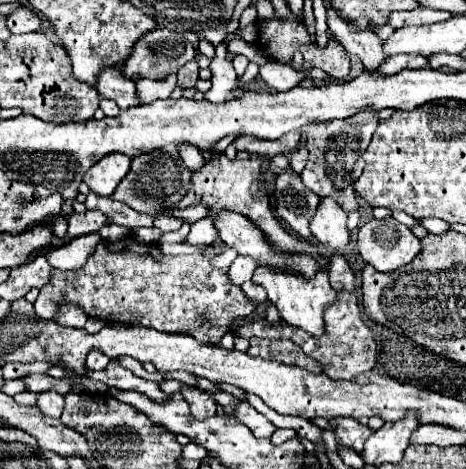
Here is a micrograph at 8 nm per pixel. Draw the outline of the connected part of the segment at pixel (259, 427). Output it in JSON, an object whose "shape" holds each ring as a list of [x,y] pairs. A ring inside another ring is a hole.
{"shape":[[[250,404],[238,406],[238,410],[236,410],[234,414],[236,414],[238,420],[242,420],[242,422],[252,430],[252,434],[258,436],[258,438],[270,438],[270,436],[274,434],[274,430],[276,430],[276,426],[274,426],[266,416],[262,416],[256,408],[252,408]]]}

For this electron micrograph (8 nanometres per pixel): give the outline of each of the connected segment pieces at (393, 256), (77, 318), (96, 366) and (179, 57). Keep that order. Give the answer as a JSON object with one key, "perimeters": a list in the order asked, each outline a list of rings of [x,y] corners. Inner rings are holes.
{"perimeters":[[[[386,216],[382,220],[372,218],[358,232],[358,252],[362,260],[366,264],[372,264],[378,272],[392,272],[414,260],[414,256],[420,252],[420,240],[410,232],[408,226],[396,222],[392,216]]],[[[64,304],[52,320],[64,327],[84,328],[88,316],[77,305]]],[[[90,352],[86,358],[88,370],[104,370],[108,362],[110,362],[110,358],[106,358],[102,352]]],[[[156,28],[134,46],[132,56],[124,64],[124,74],[132,80],[164,80],[168,74],[178,72],[180,66],[194,58],[196,48],[184,38],[184,34],[168,28]]]]}

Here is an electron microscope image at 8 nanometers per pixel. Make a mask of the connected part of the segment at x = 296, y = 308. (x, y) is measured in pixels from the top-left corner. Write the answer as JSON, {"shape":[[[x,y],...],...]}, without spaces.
{"shape":[[[256,266],[252,280],[258,282],[266,290],[268,300],[278,308],[284,322],[288,322],[290,326],[302,328],[316,338],[324,334],[322,312],[336,298],[336,290],[330,286],[326,270],[318,270],[318,274],[314,278],[298,278],[298,274],[290,274],[290,270],[278,272],[278,270],[272,270],[270,266]]]}

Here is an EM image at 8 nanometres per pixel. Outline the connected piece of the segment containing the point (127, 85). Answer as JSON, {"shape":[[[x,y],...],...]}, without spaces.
{"shape":[[[106,68],[106,70],[102,70],[96,88],[98,88],[100,98],[110,98],[110,100],[114,100],[120,110],[128,110],[130,106],[142,104],[142,102],[138,100],[134,82],[126,80],[116,68]]]}

